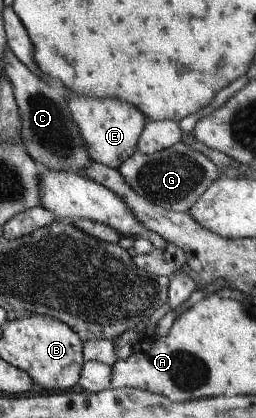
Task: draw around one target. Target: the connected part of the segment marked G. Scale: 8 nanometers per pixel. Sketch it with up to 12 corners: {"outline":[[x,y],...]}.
{"outline":[[180,141],[117,169],[137,195],[186,214],[219,169]]}

